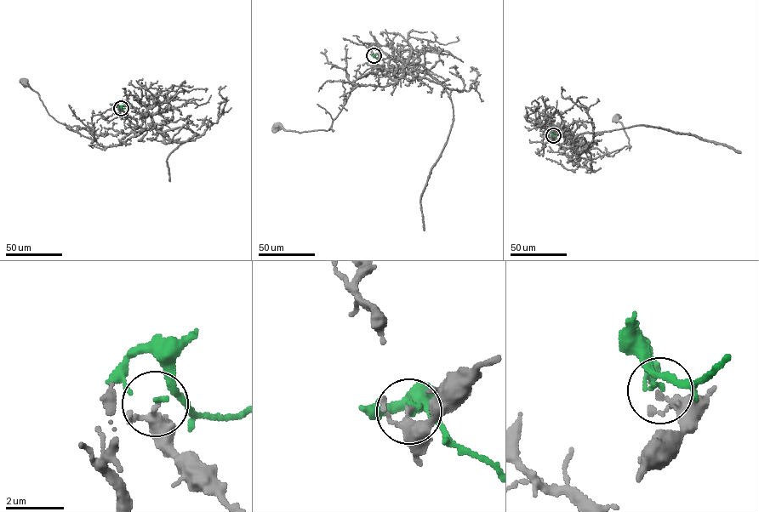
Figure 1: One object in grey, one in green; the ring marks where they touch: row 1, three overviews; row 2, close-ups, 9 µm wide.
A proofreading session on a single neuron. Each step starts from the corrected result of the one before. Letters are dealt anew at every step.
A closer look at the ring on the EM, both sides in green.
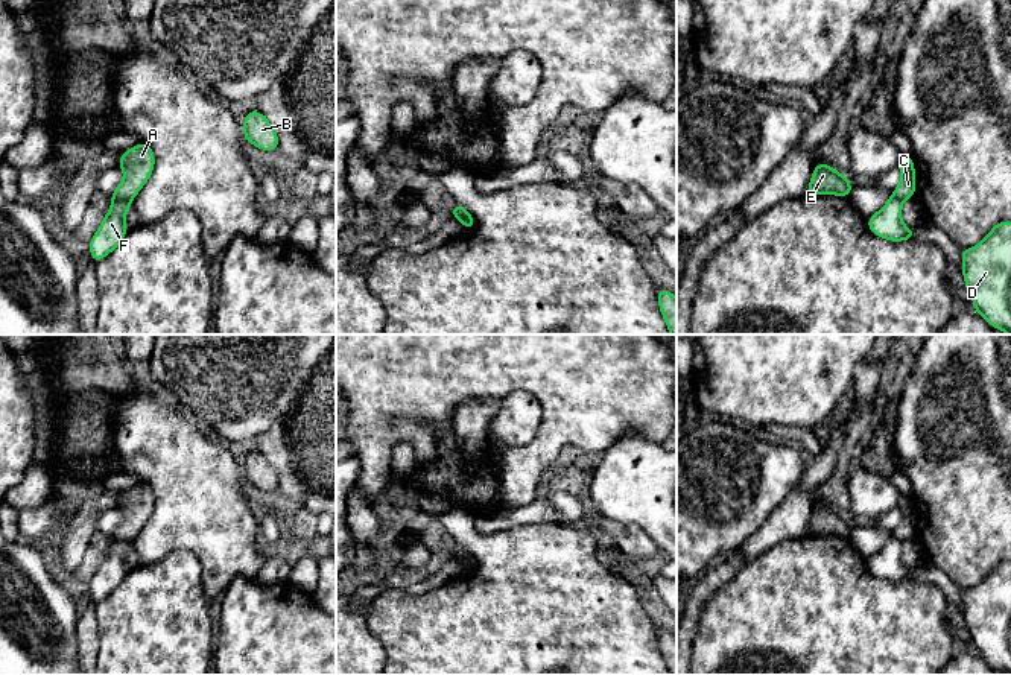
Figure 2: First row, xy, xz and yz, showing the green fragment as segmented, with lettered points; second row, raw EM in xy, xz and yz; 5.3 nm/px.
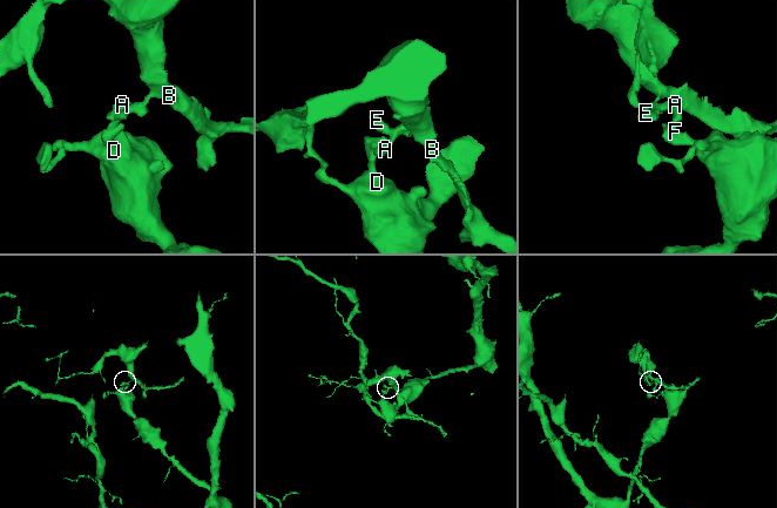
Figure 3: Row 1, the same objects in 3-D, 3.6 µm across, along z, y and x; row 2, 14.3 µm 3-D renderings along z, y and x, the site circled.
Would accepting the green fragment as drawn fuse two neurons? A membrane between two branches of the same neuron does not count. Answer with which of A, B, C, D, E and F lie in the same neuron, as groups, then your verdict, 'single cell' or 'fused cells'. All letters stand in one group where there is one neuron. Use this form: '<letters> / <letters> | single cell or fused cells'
A B C E / D F | fused cells

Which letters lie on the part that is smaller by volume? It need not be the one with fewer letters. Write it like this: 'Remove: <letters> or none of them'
Remove: A, B, C, E

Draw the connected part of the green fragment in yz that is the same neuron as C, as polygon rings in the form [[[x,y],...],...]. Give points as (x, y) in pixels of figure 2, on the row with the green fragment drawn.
[[[900,154],[897,167],[902,172],[902,181],[891,193],[900,201],[911,199],[915,196],[915,167],[912,157]]]

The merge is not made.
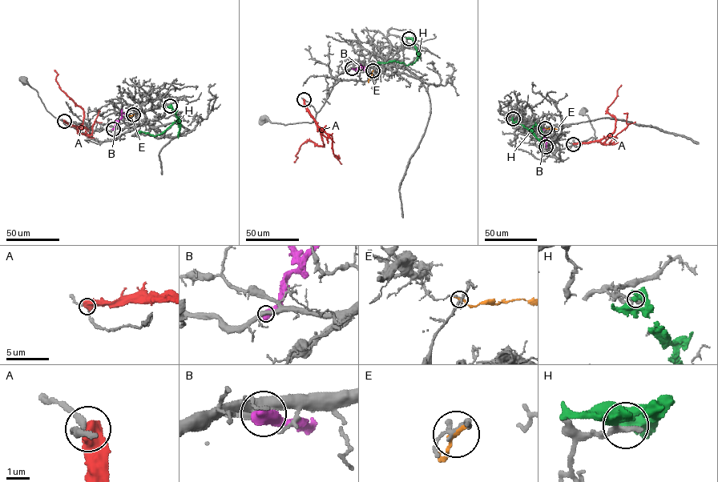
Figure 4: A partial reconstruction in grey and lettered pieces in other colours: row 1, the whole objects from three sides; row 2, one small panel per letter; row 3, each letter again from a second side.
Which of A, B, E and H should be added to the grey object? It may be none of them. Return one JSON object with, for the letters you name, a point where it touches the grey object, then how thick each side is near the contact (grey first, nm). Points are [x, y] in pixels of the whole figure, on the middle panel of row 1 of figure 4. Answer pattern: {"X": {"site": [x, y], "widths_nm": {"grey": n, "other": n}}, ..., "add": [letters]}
{"add": []}

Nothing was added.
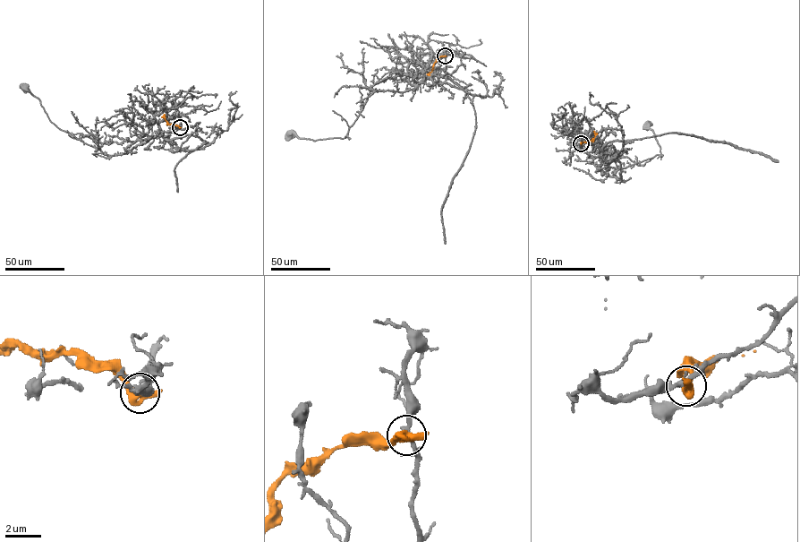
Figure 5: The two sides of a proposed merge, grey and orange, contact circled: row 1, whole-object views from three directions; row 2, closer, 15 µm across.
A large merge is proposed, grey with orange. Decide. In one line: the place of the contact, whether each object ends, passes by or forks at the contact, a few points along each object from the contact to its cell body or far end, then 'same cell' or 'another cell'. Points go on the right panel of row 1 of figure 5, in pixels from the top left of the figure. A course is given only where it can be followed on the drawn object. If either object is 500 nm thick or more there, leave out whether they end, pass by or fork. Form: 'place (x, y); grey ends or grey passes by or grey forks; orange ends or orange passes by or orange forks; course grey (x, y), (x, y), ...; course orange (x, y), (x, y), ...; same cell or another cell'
place (581, 143); course grey (581, 143), (592, 130), (591, 139), (602, 149), (607, 168), (661, 158), (647, 125); course orange (581, 143), (591, 141), (595, 136), (594, 131); another cell

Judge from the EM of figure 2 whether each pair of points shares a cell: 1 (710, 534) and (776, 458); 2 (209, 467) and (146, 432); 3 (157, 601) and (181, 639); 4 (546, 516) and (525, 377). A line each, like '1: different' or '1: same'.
1: same
2: same
3: same
4: different

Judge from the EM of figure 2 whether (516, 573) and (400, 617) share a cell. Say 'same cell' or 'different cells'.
same cell

